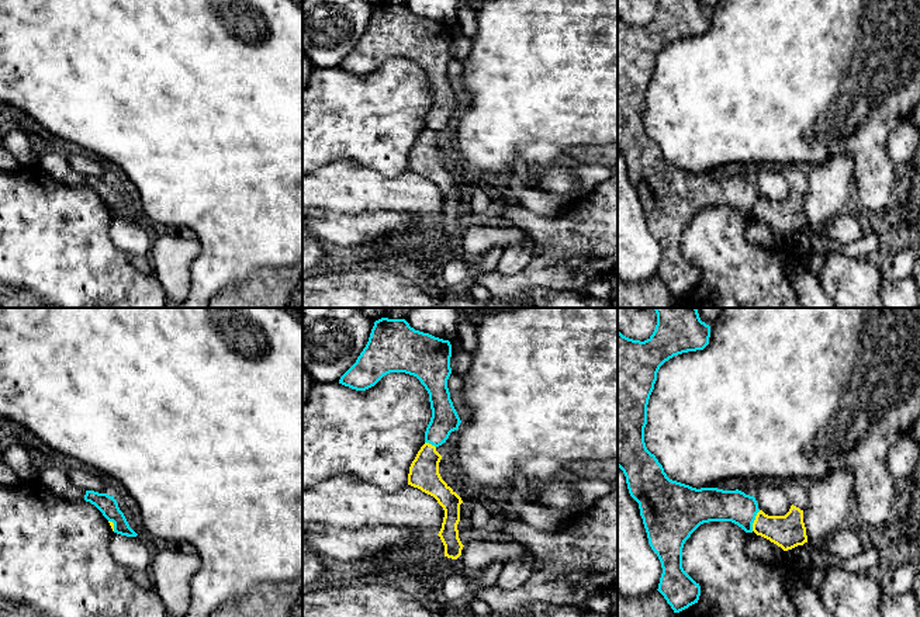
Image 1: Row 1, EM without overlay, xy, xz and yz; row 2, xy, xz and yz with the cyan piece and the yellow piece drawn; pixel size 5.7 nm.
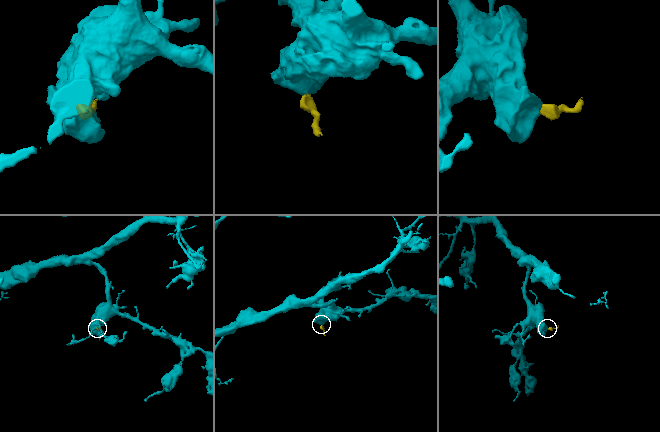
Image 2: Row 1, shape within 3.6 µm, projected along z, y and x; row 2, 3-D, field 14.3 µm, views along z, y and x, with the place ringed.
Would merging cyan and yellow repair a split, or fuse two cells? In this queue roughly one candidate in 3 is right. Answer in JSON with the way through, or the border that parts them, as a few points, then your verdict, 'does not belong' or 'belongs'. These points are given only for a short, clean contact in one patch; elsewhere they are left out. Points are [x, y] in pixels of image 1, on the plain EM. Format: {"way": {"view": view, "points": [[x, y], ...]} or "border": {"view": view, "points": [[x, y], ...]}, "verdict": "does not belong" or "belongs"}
{"border": {"view": "yz", "points": [[760, 196], [751, 215]]}, "verdict": "does not belong"}

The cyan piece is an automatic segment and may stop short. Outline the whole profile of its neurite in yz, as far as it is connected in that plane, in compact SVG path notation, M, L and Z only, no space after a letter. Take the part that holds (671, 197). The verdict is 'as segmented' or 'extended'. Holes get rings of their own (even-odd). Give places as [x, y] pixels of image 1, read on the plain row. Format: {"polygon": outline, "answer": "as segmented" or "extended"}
{"polygon": "M657 0L656 14L644 27L629 24L618 14L618 152L626 162L630 181L639 188L649 229L661 247L663 259L657 275L674 298L698 288L701 281L699 268L682 253L682 233L691 219L709 207L731 207L746 218L753 218L753 208L760 197L755 183L739 174L696 174L670 164L644 128L647 90L660 52L674 41L703 35L709 22L710 11L699 0Z", "answer": "as segmented"}

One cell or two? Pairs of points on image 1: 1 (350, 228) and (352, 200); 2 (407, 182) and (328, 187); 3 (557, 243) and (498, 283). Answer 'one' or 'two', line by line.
1: two
2: one
3: one

